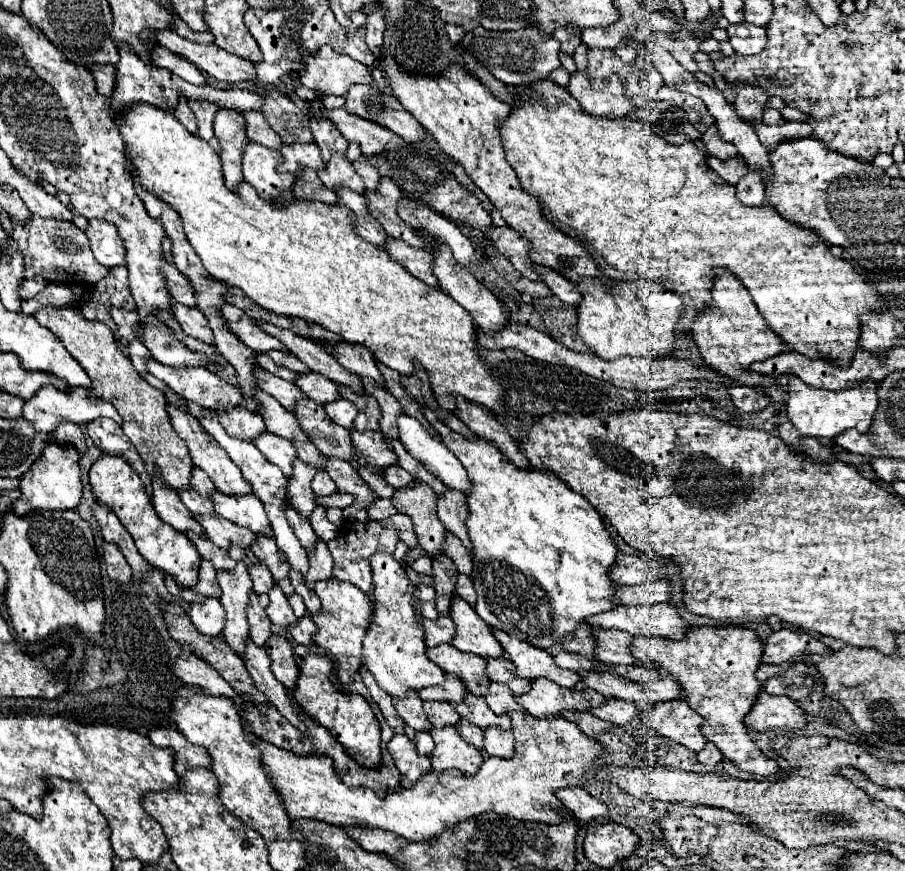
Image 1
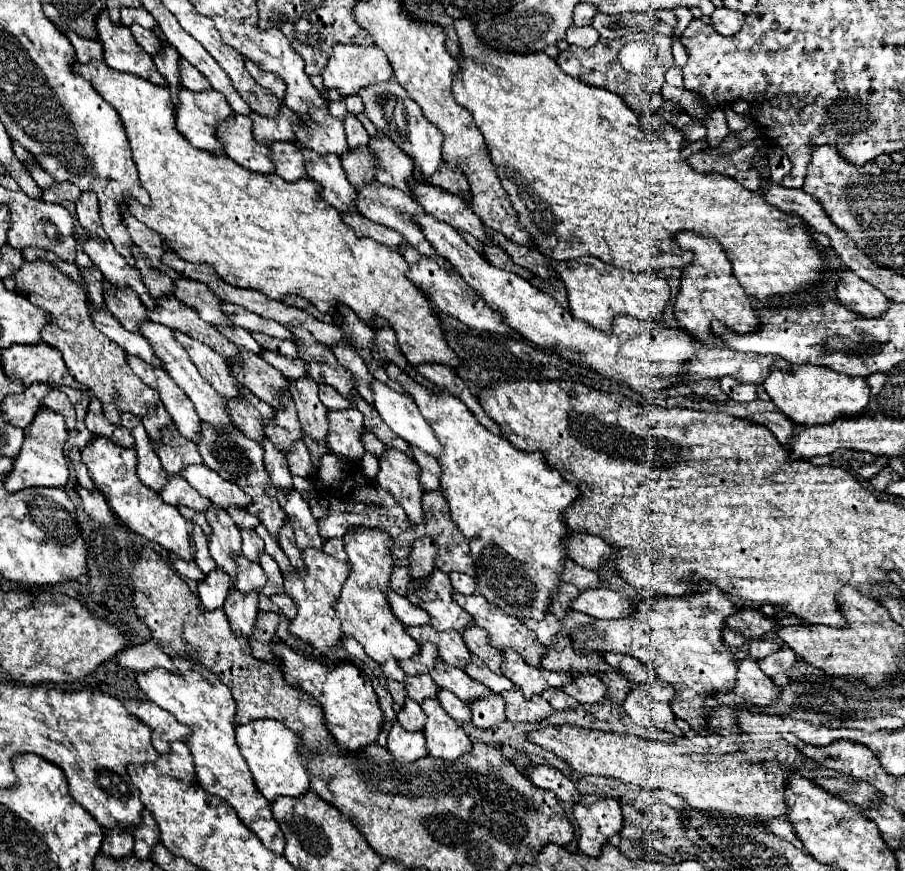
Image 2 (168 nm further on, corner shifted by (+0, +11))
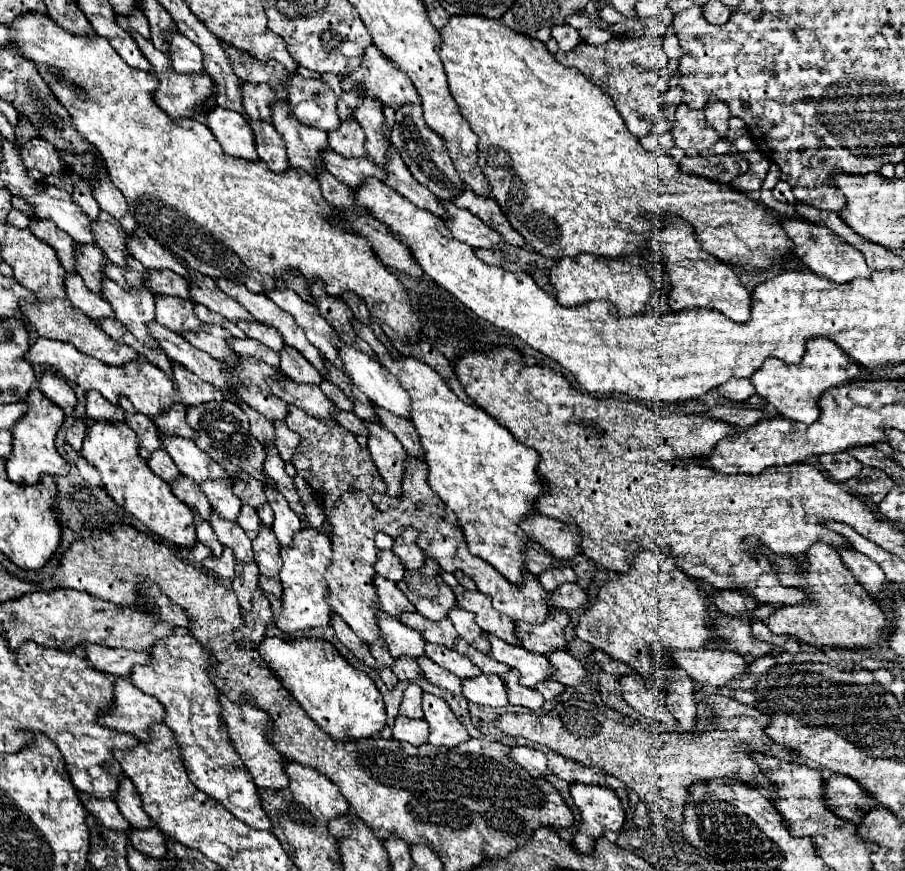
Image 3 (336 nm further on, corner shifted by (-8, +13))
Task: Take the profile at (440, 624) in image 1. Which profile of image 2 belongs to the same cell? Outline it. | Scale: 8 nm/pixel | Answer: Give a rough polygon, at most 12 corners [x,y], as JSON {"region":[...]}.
{"region":[[388,595],[392,613],[412,627],[428,625],[430,615],[406,597]]}

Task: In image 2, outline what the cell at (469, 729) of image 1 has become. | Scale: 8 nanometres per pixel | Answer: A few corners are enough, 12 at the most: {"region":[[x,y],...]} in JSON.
{"region":[[442,691],[438,701],[458,721],[472,723],[470,705]]}

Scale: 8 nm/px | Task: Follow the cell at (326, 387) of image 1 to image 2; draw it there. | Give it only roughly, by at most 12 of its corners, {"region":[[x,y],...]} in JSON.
{"region":[[274,351],[262,359],[290,379],[308,377],[308,363],[284,359]]}

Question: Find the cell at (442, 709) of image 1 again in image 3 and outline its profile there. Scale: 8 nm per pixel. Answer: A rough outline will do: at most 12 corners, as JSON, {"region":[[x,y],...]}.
{"region":[[414,657],[394,659],[392,671],[398,679],[422,677]]}

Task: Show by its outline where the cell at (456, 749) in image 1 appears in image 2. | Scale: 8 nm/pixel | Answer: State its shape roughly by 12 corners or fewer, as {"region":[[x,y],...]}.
{"region":[[426,699],[428,755],[454,761],[472,751],[438,699]]}

